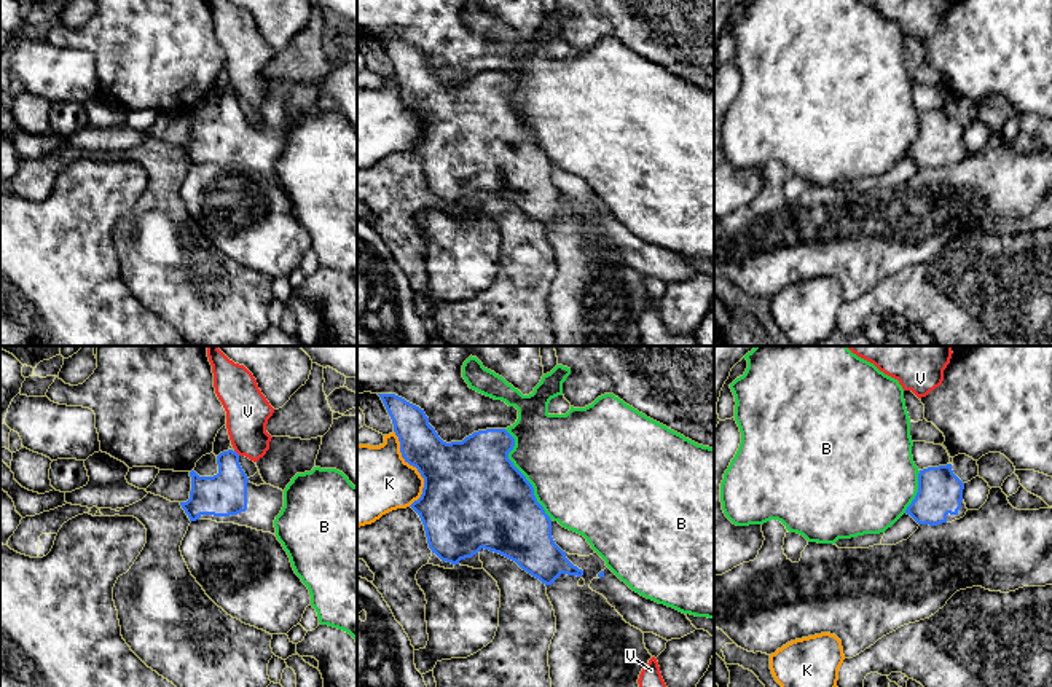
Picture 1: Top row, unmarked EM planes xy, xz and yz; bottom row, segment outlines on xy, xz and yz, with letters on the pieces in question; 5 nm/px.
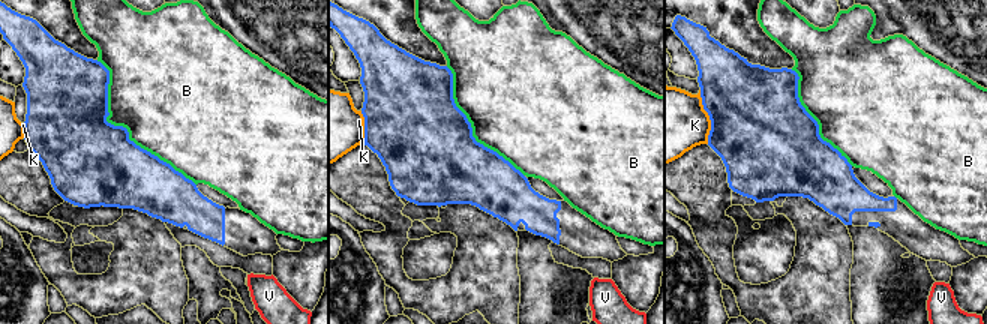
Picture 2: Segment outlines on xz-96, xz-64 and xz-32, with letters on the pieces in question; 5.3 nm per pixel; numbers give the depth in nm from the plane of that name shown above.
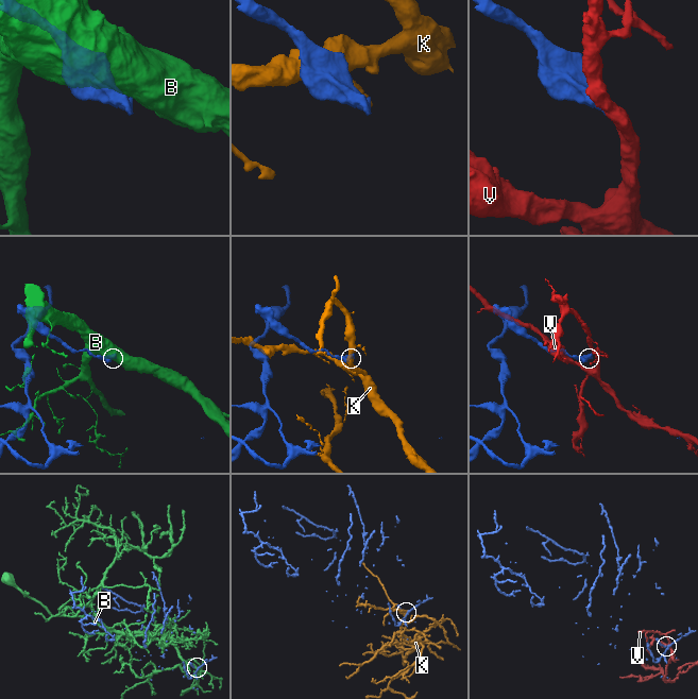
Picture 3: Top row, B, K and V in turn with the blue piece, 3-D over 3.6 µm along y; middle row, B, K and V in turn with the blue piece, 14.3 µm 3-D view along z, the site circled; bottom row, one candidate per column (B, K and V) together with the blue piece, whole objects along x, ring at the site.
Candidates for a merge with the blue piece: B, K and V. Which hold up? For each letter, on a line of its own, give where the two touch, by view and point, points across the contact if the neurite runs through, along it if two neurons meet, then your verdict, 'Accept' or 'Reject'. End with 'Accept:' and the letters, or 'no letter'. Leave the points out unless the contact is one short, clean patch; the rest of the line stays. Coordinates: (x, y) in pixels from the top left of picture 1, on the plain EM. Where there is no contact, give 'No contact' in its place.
B: Touches blue at xz (523, 118). Reject
K: Touches blue at xz (415, 109). Reject
V: Touches blue at xy (236, 96). Boundary: xy (235, 93), (239, 98). Reject
Accept: no letter

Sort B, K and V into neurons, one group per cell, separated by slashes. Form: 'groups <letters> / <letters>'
groups B / K / V

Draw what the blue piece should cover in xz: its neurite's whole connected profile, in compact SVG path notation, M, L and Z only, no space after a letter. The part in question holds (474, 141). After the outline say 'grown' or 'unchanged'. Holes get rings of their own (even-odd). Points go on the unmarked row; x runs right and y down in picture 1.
M378 37L392 62L405 105L424 121L422 137L410 150L419 158L429 191L442 204L459 207L481 191L515 204L545 230L561 217L582 220L552 180L552 163L534 139L532 128L508 102L515 81L505 72L473 75L462 84L443 84L424 53L395 37Z; unchanged

